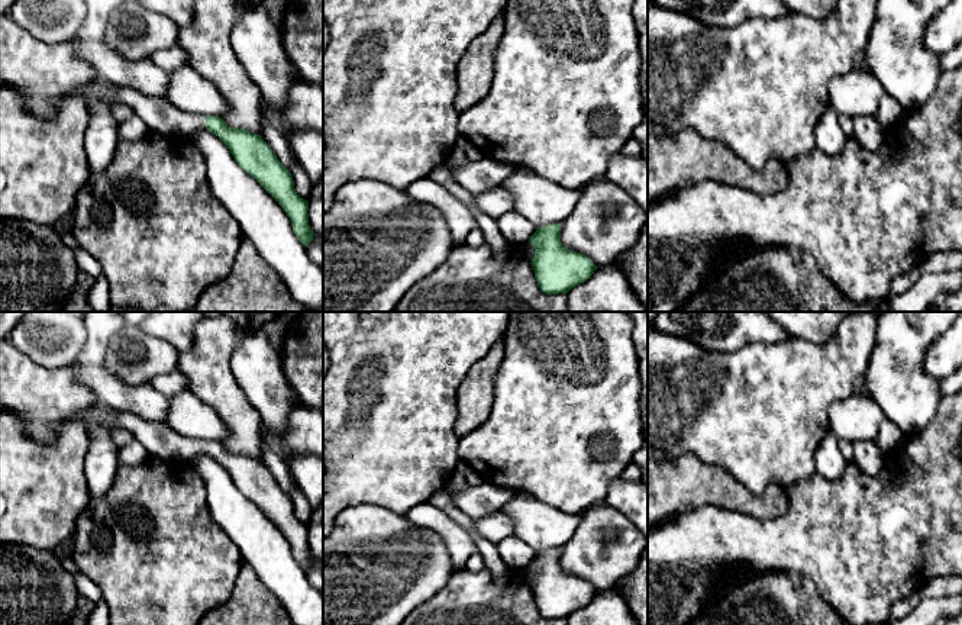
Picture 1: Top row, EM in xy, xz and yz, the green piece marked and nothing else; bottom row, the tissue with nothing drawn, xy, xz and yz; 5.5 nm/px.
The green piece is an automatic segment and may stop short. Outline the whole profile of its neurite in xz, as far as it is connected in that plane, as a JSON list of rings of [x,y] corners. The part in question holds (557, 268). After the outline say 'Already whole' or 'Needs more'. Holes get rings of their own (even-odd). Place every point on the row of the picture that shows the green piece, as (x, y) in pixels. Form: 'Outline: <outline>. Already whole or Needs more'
Outline: [[[561,223],[538,228],[530,236],[535,247],[532,267],[540,290],[546,294],[566,294],[572,287],[591,278],[598,268],[588,257],[565,248]]]. Already whole

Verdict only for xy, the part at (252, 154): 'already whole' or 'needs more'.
needs more

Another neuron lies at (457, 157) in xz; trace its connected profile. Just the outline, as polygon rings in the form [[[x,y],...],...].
[[[452,146],[452,149],[449,151],[446,160],[445,160],[445,165],[462,165],[465,162],[468,162],[468,157],[465,155],[465,152],[459,148],[459,146]]]

